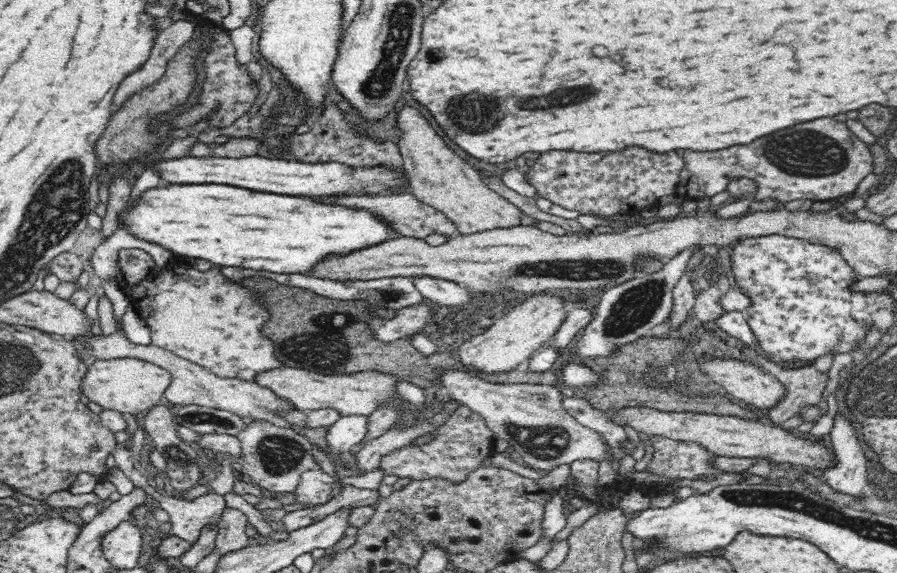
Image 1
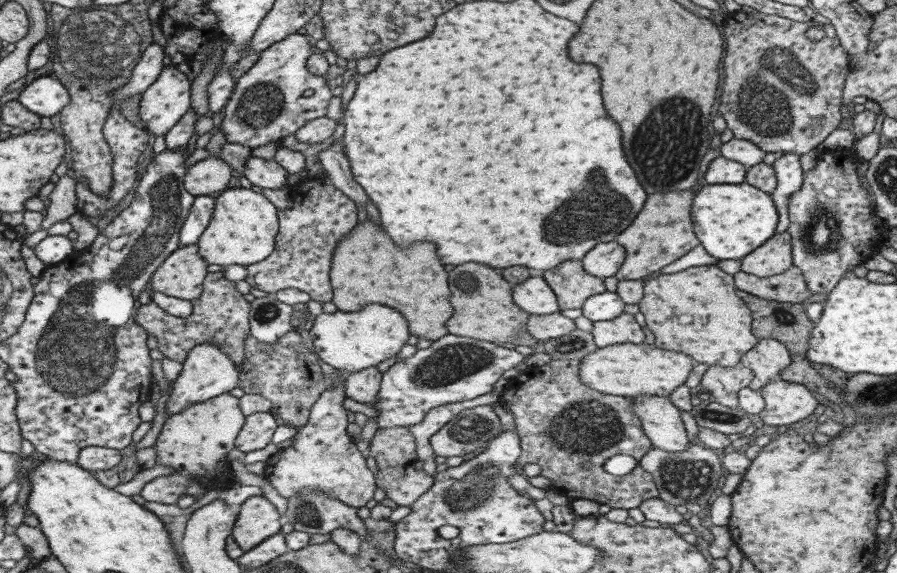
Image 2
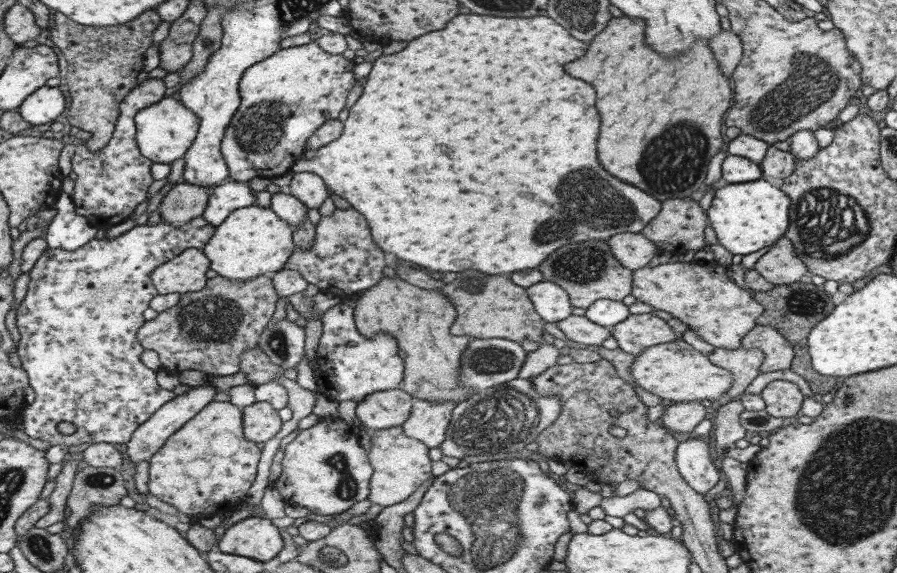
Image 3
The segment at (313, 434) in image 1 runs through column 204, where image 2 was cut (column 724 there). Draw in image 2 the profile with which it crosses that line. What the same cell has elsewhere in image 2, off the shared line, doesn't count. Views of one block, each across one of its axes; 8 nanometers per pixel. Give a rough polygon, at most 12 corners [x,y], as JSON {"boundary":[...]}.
{"boundary":[[741,363],[711,366],[699,392],[730,408],[753,372]]}

